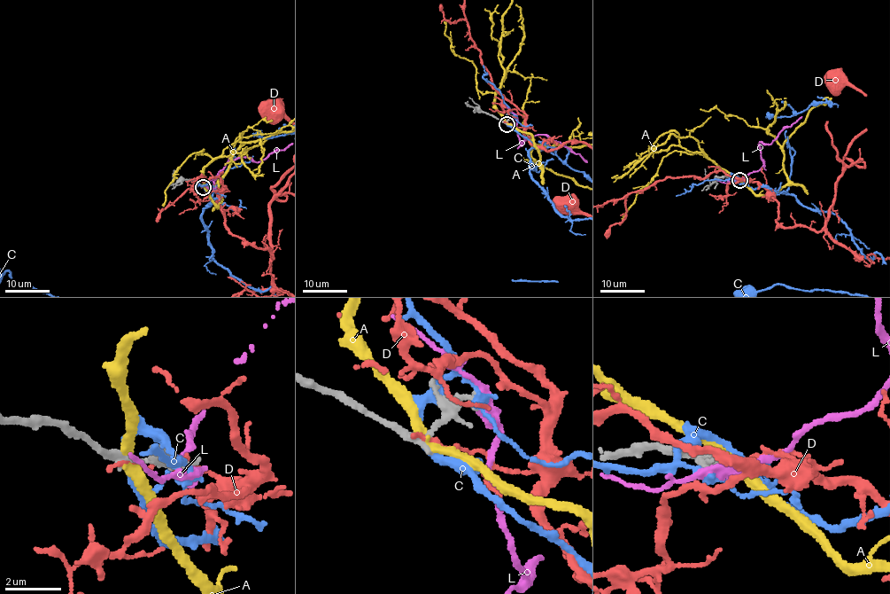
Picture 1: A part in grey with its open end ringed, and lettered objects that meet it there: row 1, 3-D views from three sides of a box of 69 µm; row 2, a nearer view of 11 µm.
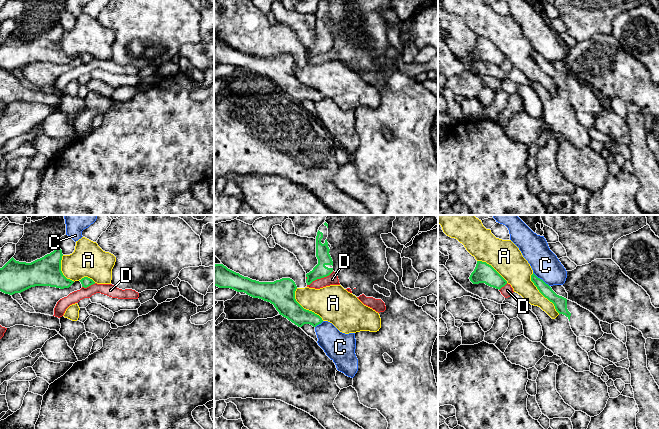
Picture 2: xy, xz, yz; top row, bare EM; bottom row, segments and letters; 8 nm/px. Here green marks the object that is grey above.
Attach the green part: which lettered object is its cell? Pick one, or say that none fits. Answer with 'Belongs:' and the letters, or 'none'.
Belongs: none

